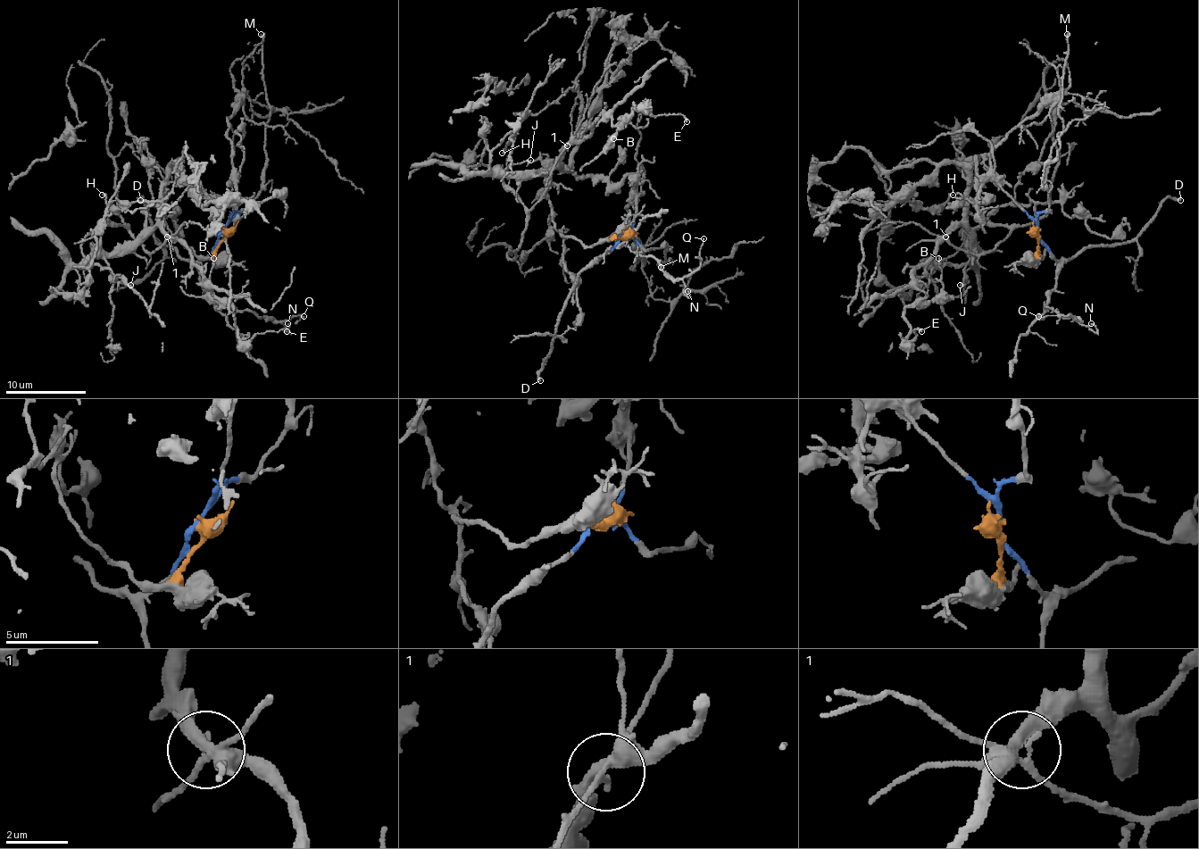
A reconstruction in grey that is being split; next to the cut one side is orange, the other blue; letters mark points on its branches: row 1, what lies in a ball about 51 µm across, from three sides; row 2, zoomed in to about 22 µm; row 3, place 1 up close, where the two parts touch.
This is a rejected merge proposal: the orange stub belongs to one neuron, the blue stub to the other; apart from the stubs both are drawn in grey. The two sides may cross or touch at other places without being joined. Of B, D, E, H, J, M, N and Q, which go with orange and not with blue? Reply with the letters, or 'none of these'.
B, E, H, J

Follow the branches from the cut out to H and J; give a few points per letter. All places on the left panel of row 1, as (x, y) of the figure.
H: (224, 231), (197, 257), (162, 204), (151, 204), (147, 227), (179, 161), (159, 201), (112, 207), (103, 195)
J: (224, 231), (197, 257), (151, 204), (147, 225), (107, 257), (111, 276), (131, 286)

